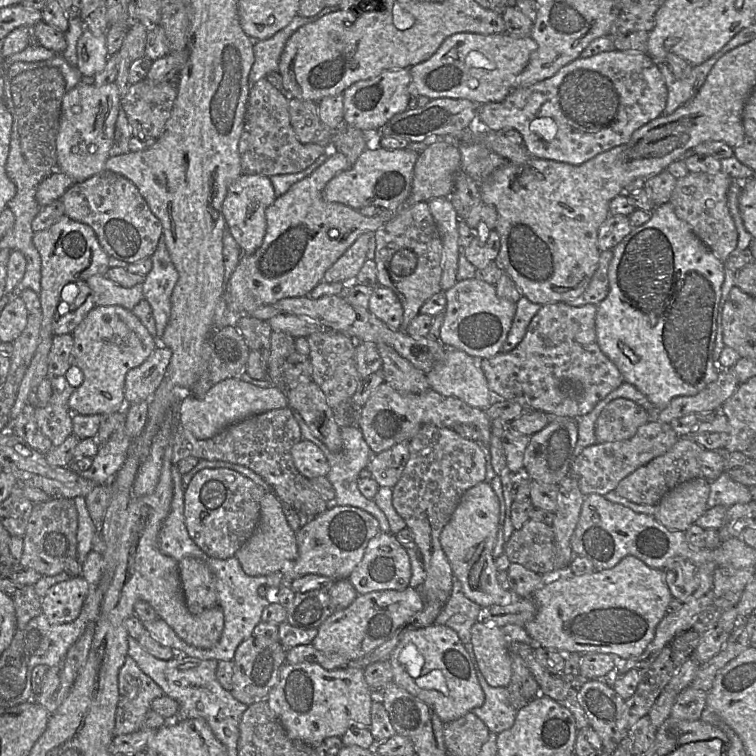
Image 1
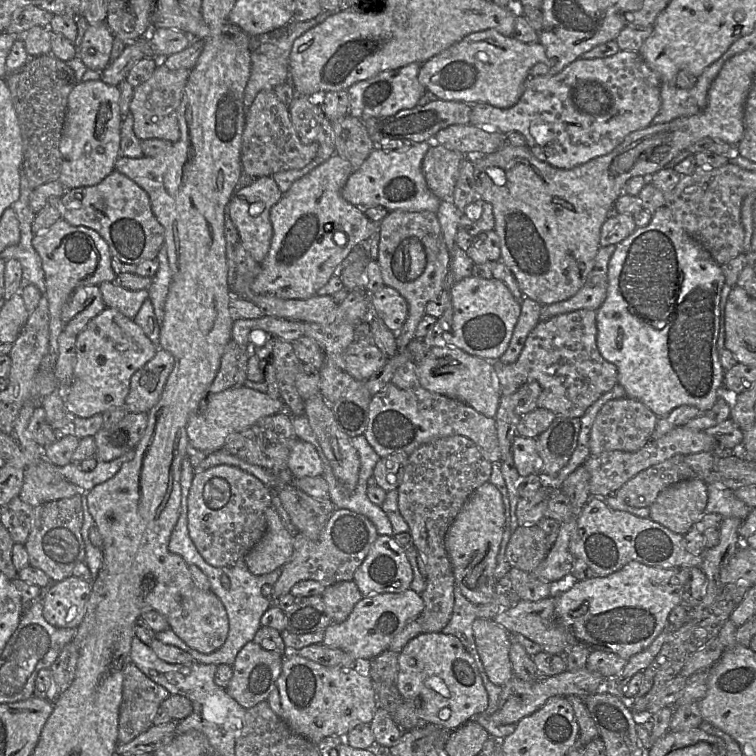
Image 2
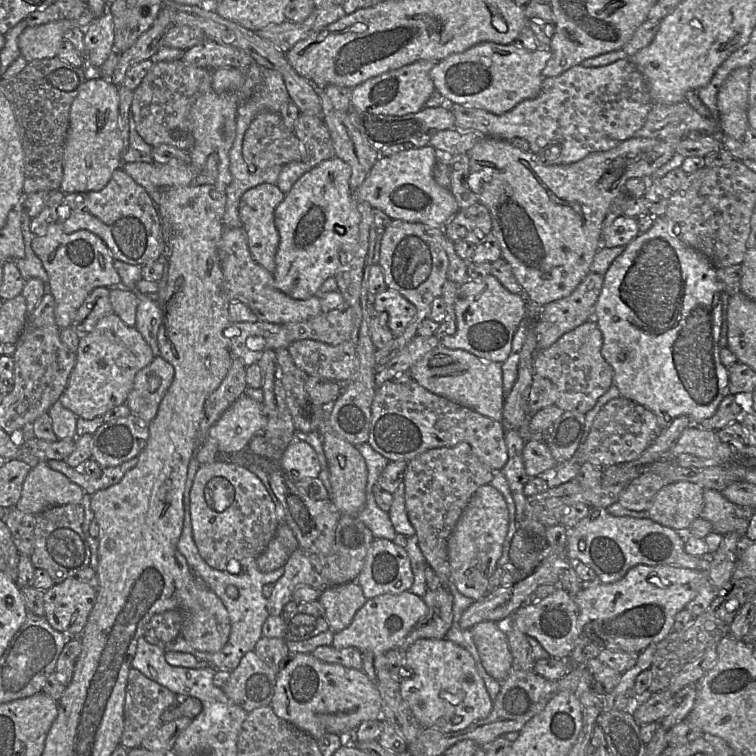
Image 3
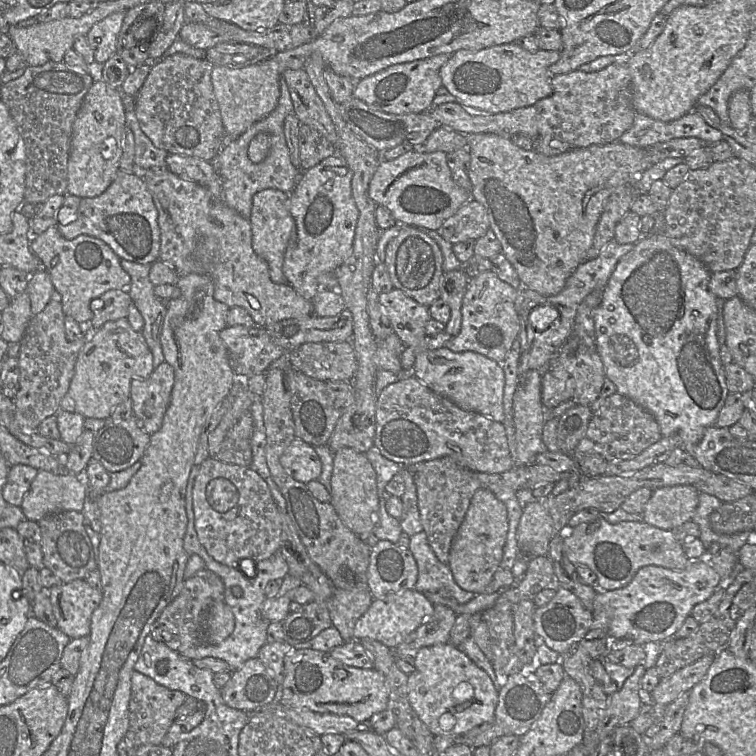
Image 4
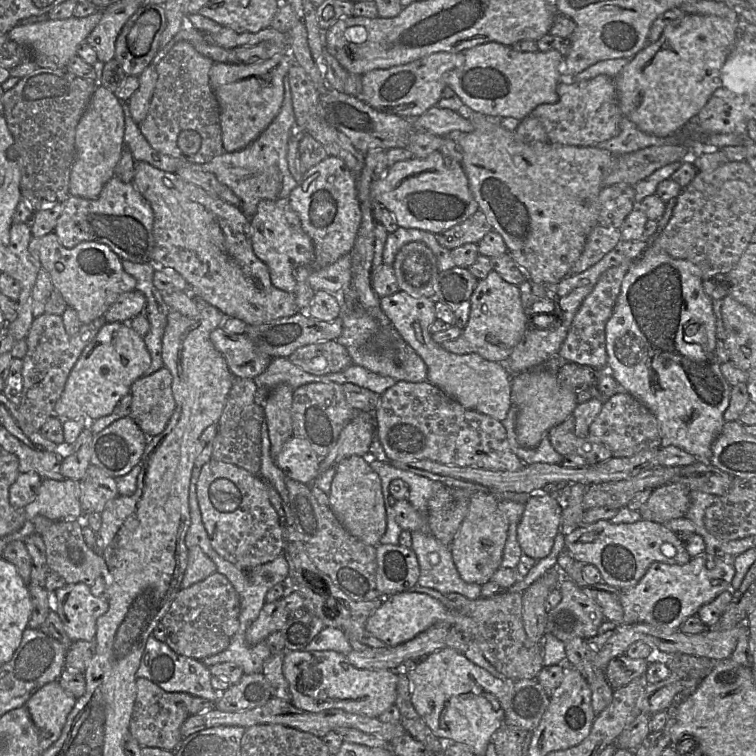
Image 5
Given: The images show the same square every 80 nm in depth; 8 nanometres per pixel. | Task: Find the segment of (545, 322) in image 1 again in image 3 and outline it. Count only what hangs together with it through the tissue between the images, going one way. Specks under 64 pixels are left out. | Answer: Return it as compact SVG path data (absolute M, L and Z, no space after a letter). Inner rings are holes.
M594 319L561 336L547 349L537 351L534 374L549 379L558 391L555 406L564 412L586 414L613 384L613 369L601 355L602 334Z

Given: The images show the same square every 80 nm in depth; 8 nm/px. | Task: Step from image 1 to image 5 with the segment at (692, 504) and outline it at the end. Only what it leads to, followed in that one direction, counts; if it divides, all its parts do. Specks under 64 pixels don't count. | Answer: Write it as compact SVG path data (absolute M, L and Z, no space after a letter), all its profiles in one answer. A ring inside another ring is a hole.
M668 483L653 489L639 510L642 519L664 524L685 517L690 506L690 492L688 487L680 483Z

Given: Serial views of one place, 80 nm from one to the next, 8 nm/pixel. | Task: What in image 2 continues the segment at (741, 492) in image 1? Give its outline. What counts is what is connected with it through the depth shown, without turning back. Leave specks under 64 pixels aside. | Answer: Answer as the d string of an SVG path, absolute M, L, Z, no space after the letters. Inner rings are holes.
M708 485L706 513L717 513L723 518L739 518L744 521L751 510L735 496L733 490L722 485Z

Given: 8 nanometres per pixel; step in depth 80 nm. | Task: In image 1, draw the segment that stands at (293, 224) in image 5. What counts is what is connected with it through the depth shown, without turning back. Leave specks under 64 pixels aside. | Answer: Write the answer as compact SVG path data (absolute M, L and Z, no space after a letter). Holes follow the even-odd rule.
M241 174L228 188L222 204L226 227L243 254L253 254L262 244L266 233L265 210L276 199L273 185L268 176Z

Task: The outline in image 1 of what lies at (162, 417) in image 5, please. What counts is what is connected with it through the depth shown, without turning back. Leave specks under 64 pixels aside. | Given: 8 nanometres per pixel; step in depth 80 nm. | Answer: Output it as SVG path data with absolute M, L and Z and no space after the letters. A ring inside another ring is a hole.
M159 343L150 356L125 377L124 395L127 406L149 402L163 380L171 360L171 350Z

